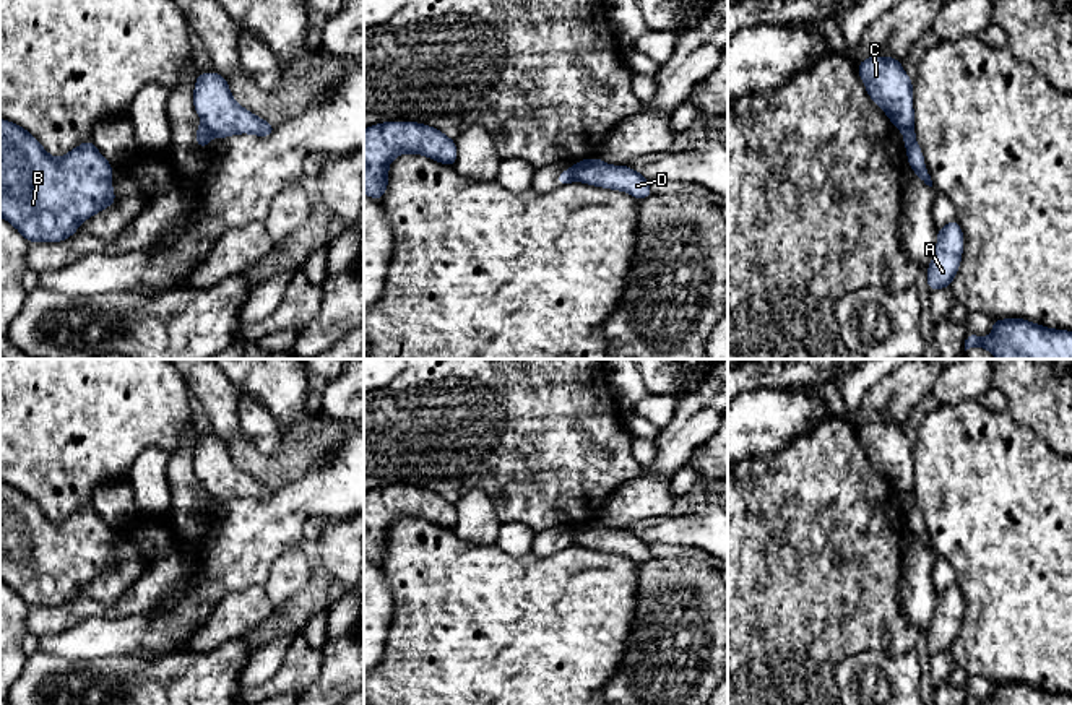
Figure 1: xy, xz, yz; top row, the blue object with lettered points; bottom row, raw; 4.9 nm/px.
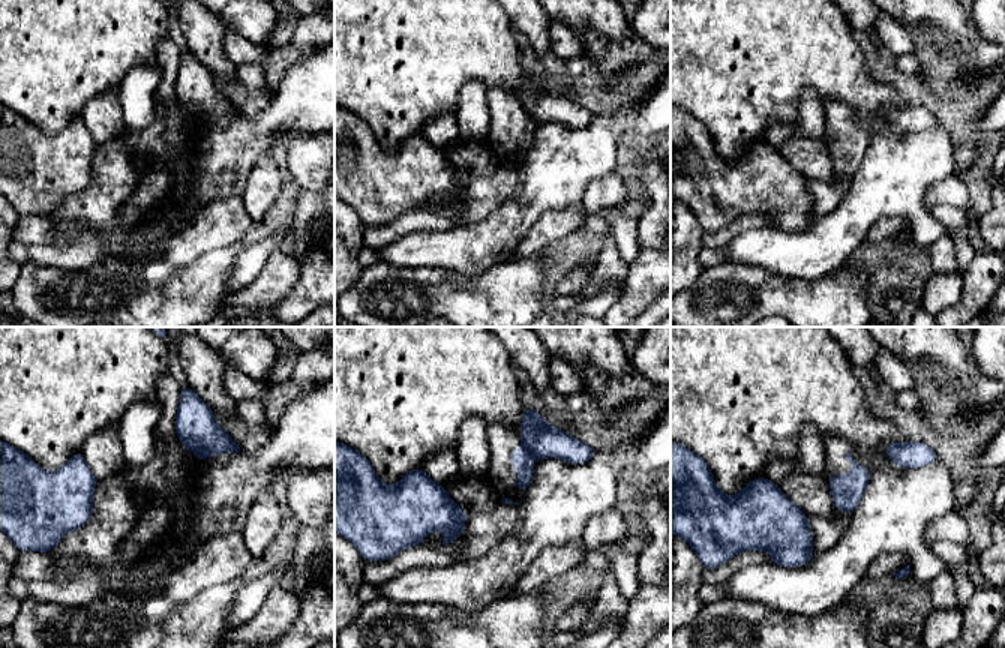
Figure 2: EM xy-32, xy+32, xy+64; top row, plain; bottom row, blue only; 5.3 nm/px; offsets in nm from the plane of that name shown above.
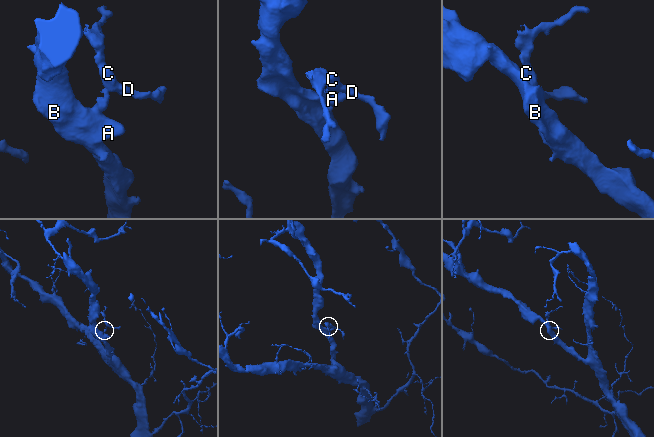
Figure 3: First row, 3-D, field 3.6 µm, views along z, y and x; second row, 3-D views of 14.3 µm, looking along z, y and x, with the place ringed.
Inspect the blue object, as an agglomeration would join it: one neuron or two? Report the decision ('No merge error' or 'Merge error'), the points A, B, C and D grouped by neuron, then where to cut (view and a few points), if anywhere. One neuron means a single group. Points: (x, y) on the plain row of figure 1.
Merge error. Groups: A B / C D. Split along xy (203, 488), (213, 497)

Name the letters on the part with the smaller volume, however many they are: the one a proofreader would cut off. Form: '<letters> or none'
C, D

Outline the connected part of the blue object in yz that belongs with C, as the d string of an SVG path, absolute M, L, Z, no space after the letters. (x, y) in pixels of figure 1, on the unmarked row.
M867 421L858 429L869 461L888 479L897 494L914 491L913 445L900 424Z

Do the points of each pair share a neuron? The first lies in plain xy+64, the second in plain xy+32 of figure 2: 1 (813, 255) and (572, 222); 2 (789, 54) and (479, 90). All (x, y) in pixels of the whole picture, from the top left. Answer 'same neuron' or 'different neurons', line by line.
1: different neurons
2: different neurons

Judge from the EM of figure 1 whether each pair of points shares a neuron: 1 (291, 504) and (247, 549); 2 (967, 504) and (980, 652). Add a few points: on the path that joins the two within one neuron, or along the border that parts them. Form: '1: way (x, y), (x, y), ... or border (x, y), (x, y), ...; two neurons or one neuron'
1: way (280, 515), (257, 538); one neuron
2: way (980, 541), (980, 614); one neuron

